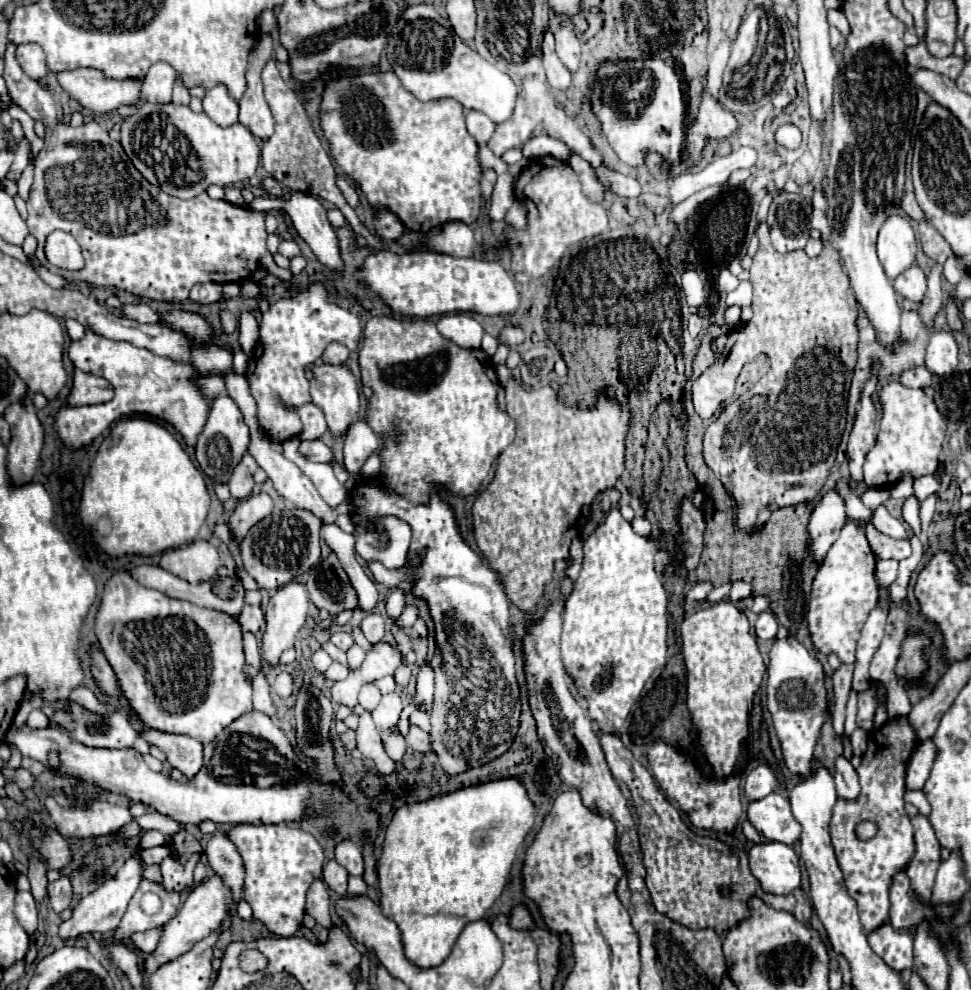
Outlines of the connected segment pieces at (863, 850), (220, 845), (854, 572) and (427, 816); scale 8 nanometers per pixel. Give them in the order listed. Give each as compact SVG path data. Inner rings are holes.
M906 718L890 720L882 728L872 730L868 734L868 750L864 752L862 764L858 768L858 778L862 786L860 800L838 800L832 814L832 844L836 848L848 892L852 892L852 898L858 902L858 912L866 934L868 928L876 928L876 924L888 920L888 880L908 866L908 860L914 852L912 824L904 812L906 762L914 748L916 734L912 732L912 728L908 728ZM862 820L874 820L878 824L878 834L868 842L860 842L854 834L856 824Z
M214 834L208 840L204 852L208 856L208 864L212 866L212 870L220 872L220 876L224 876L224 884L228 884L232 892L236 892L236 904L238 904L238 900L242 898L244 864L236 844L226 834Z
M846 520L846 526L840 532L840 538L832 544L826 558L822 560L810 592L808 608L808 632L812 644L822 652L836 652L842 662L854 662L854 650L860 638L862 624L868 618L868 612L878 600L878 582L874 578L876 556L866 540L862 528Z
M516 778L462 788L428 802L404 804L396 810L386 830L384 850L378 860L380 908L400 928L404 954L416 968L440 966L450 956L462 928L470 920L486 916L494 900L502 894L516 850L522 846L532 824L534 806Z

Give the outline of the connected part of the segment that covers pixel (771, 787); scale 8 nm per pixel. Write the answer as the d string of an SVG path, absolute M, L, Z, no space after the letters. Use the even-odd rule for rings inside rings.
M760 764L758 768L754 768L752 772L748 772L746 776L746 786L744 786L744 796L754 802L760 800L764 796L768 796L770 792L774 792L778 788L778 780L776 774L772 772L770 766Z

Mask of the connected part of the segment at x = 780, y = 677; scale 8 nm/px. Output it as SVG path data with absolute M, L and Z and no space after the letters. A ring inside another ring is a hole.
M776 638L768 664L768 710L782 746L788 770L800 778L808 778L814 760L814 748L824 722L830 718L828 690L824 686L824 668L796 638Z

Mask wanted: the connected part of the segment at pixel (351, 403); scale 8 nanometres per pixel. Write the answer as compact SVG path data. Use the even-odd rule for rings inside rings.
M322 364L322 366L312 366L312 378L310 378L310 394L312 402L324 412L328 428L340 436L346 432L348 424L358 420L358 406L360 406L360 392L358 392L358 382L352 370L346 364Z

